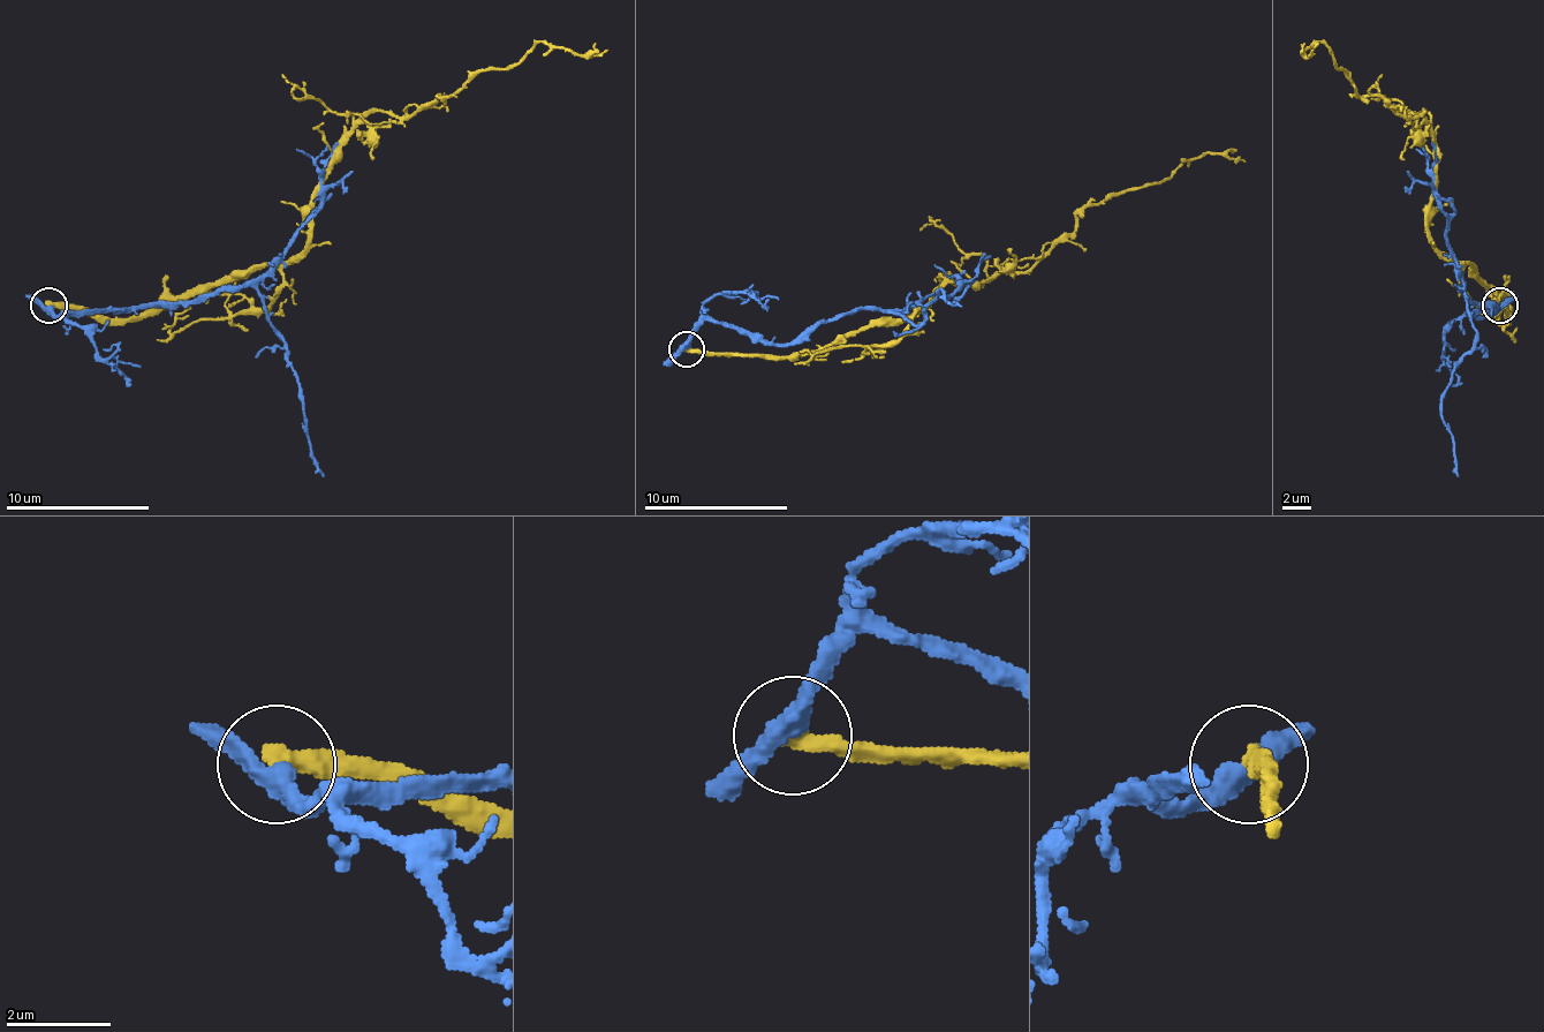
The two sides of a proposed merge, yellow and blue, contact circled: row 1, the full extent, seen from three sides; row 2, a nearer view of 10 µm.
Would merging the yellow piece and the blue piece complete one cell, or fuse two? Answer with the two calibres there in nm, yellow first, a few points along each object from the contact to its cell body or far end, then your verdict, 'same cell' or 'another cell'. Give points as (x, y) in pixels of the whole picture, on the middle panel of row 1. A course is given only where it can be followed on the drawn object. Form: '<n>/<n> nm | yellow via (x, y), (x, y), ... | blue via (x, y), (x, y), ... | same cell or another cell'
360/360 nm | yellow via (686, 348), (811, 355), (894, 326), (952, 276), (988, 283), (1045, 258), (1120, 189), (1206, 153), (1247, 160) | blue via (689, 348), (706, 319), (776, 344), (801, 344), (822, 323), (862, 308), (923, 323), (940, 291), (962, 308) | another cell

